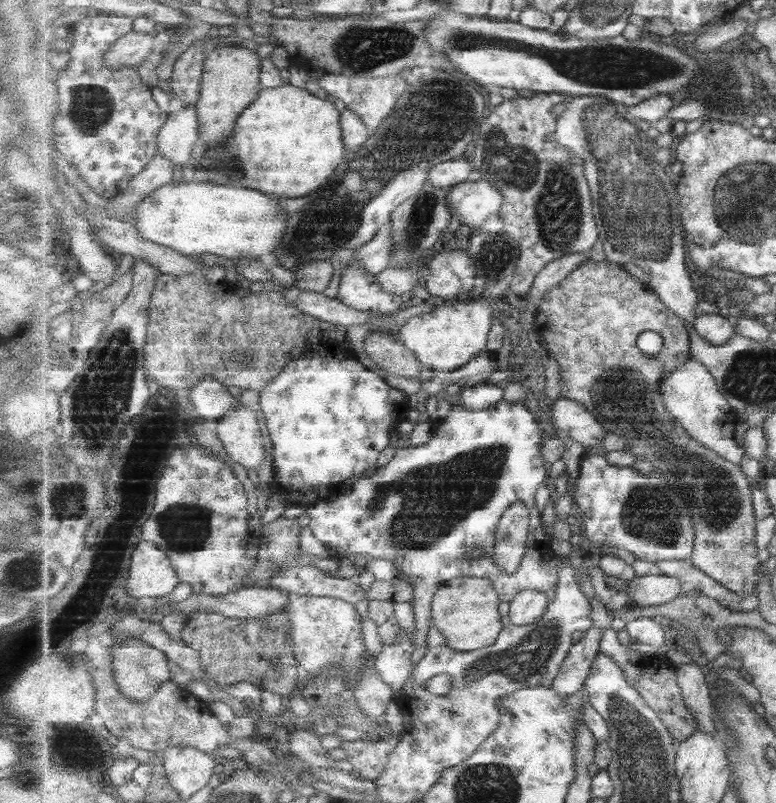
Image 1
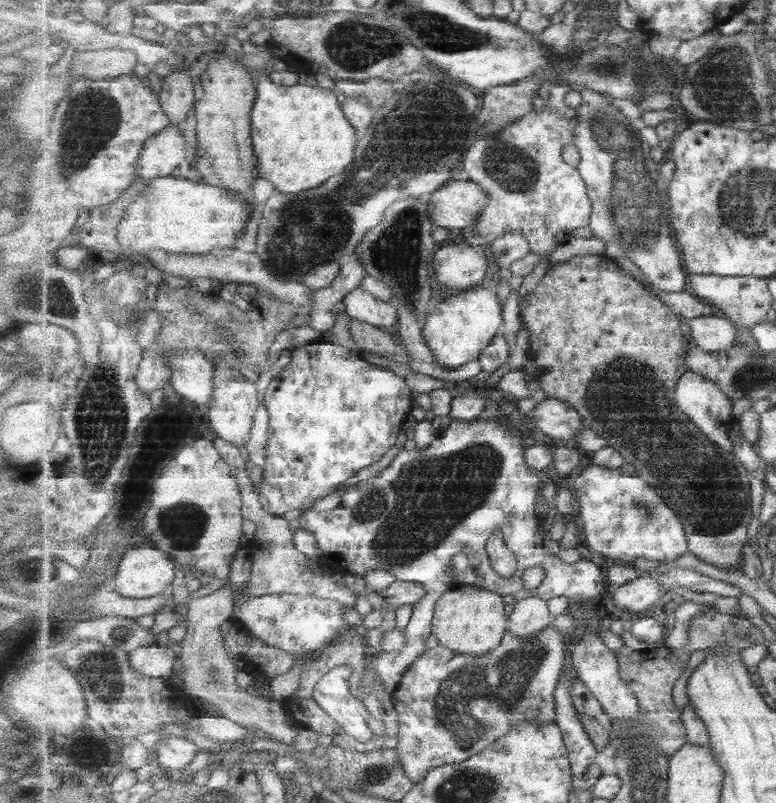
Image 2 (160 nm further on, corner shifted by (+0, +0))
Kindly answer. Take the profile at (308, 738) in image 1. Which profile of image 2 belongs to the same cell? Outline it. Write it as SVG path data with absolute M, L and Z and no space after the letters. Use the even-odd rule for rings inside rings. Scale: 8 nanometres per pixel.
M228 581L212 594L190 599L182 608L187 627L186 635L179 644L182 647L183 689L187 695L214 706L222 717L235 721L237 725L292 747L298 732L287 723L283 704L268 696L263 697L259 692L247 692L245 679L225 646L222 626L234 616L236 593L229 587Z

